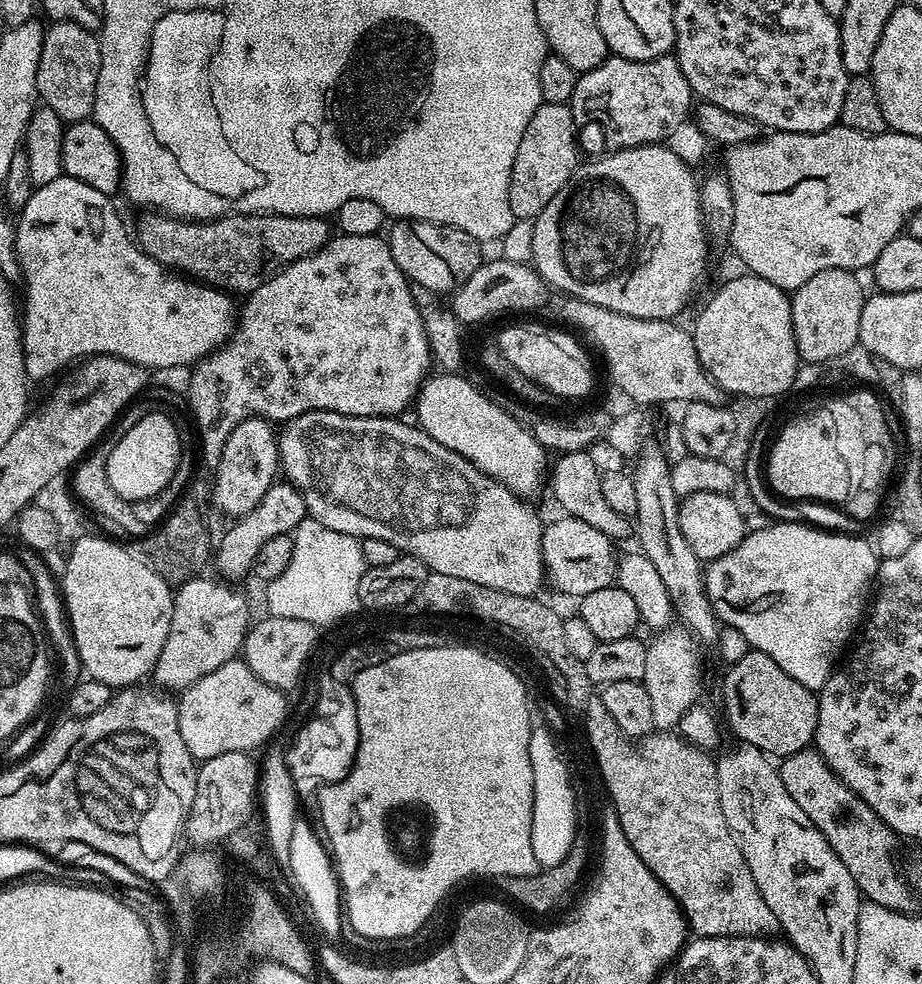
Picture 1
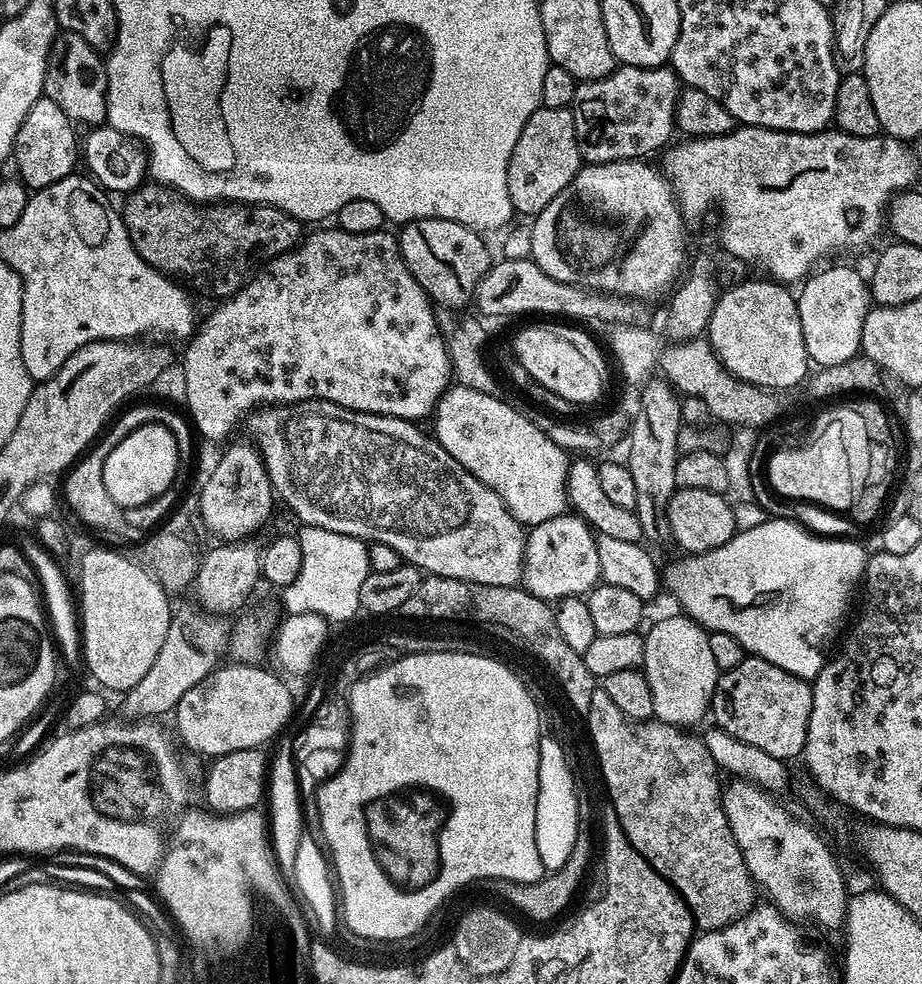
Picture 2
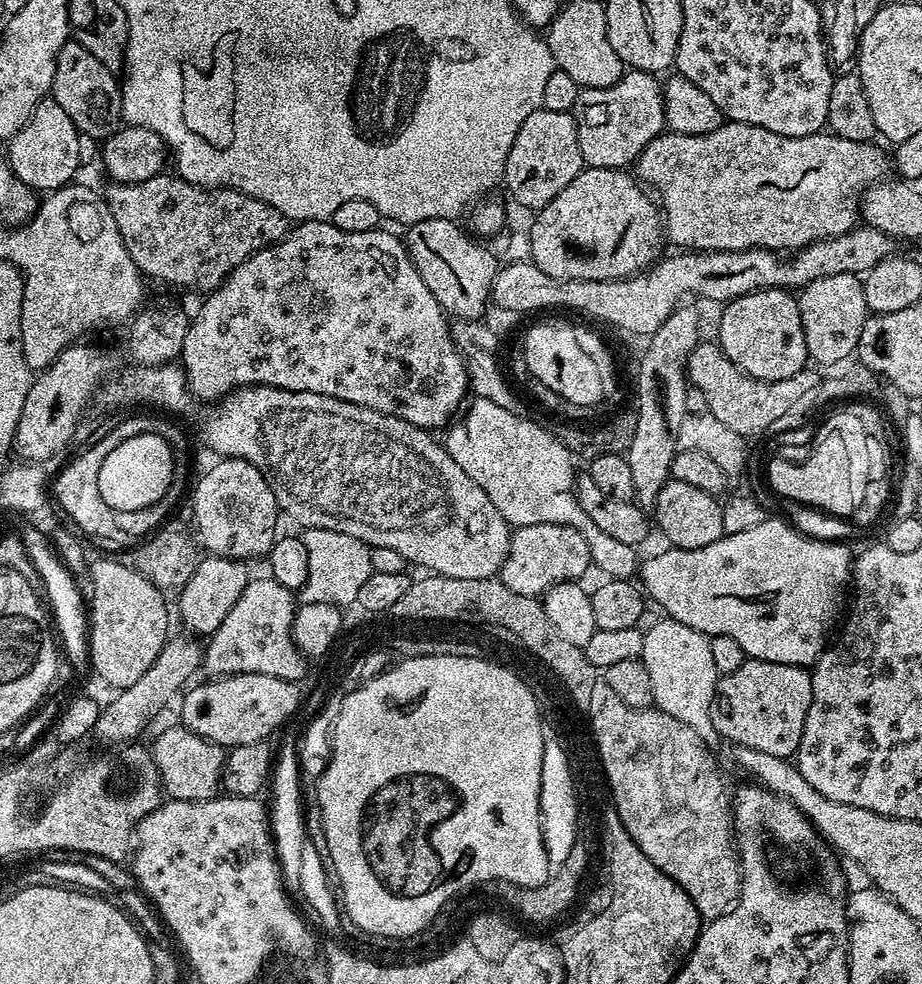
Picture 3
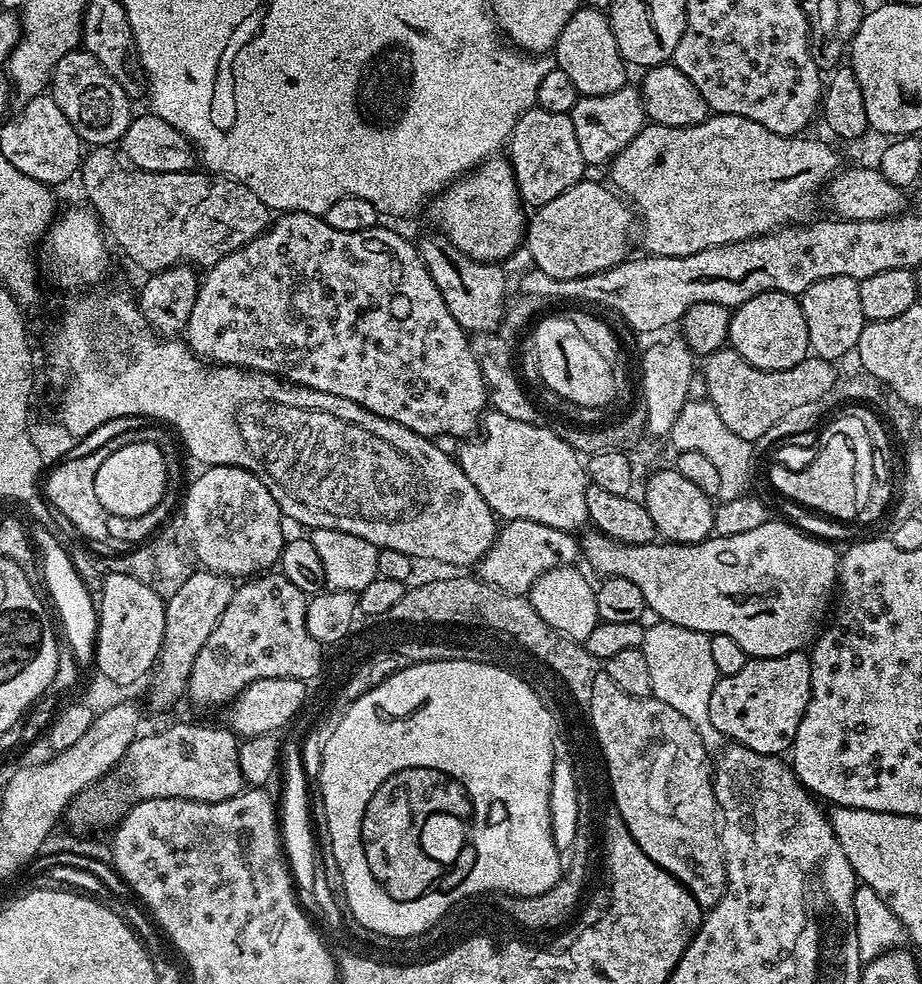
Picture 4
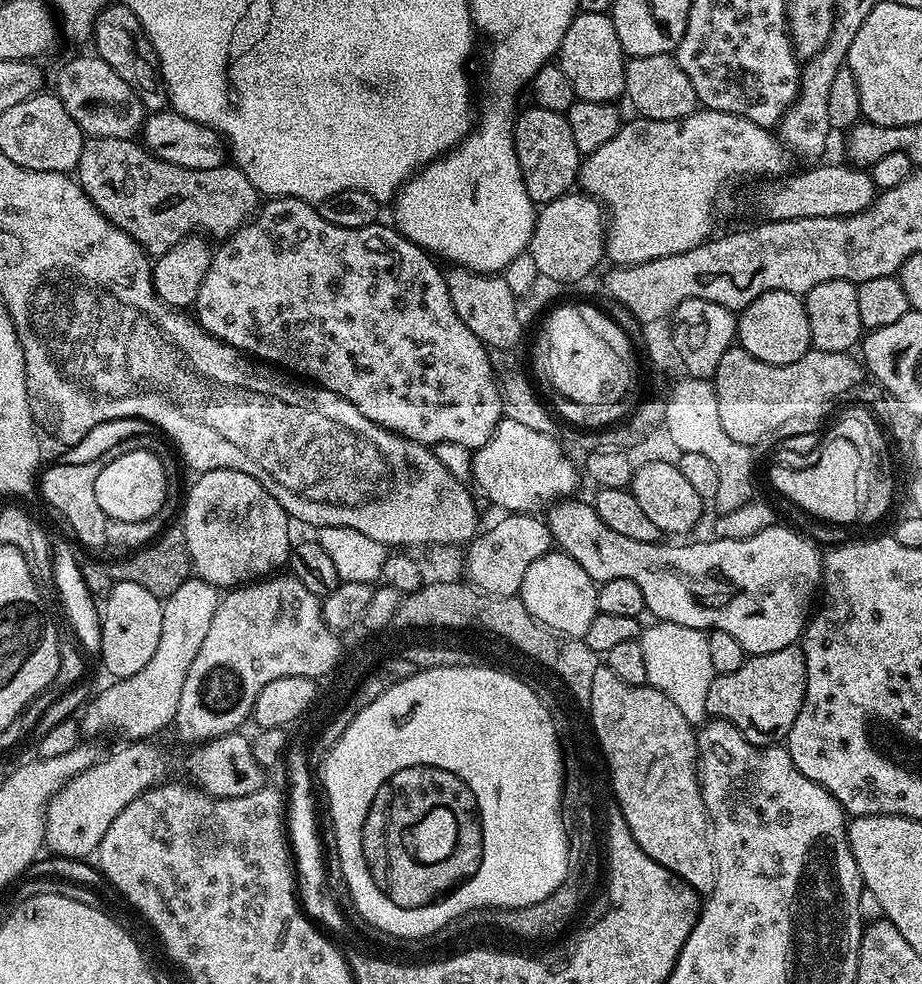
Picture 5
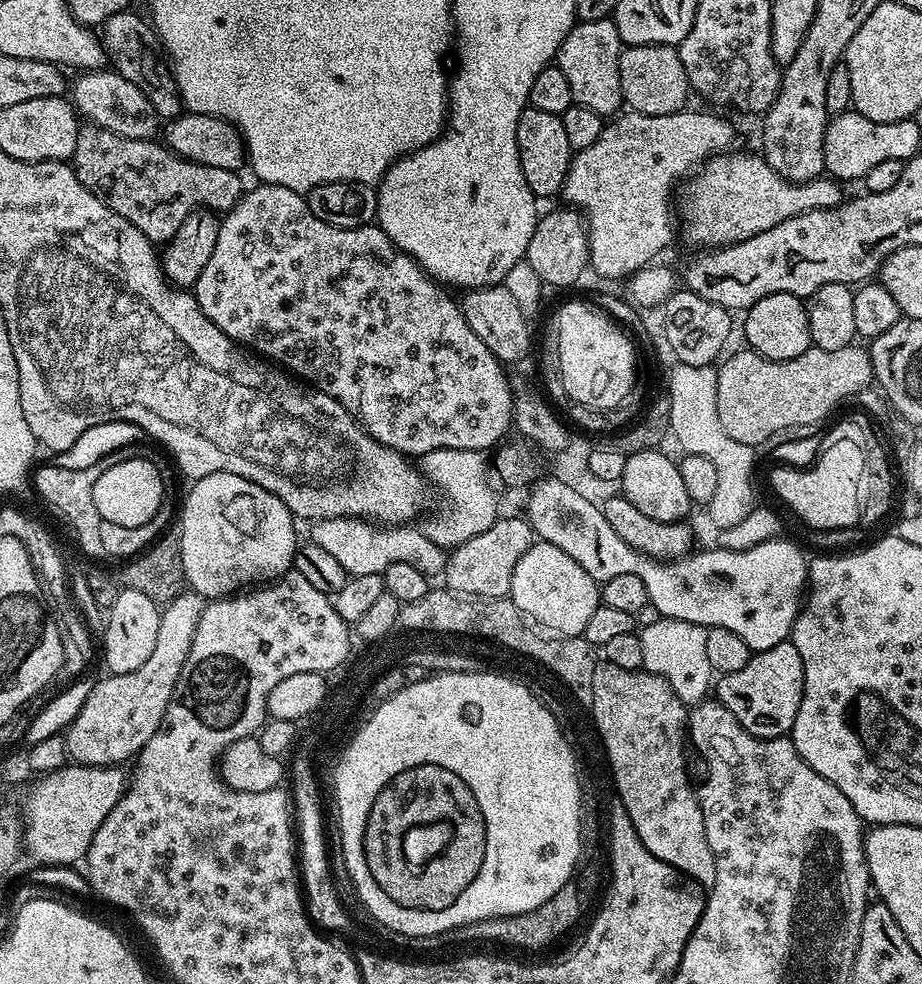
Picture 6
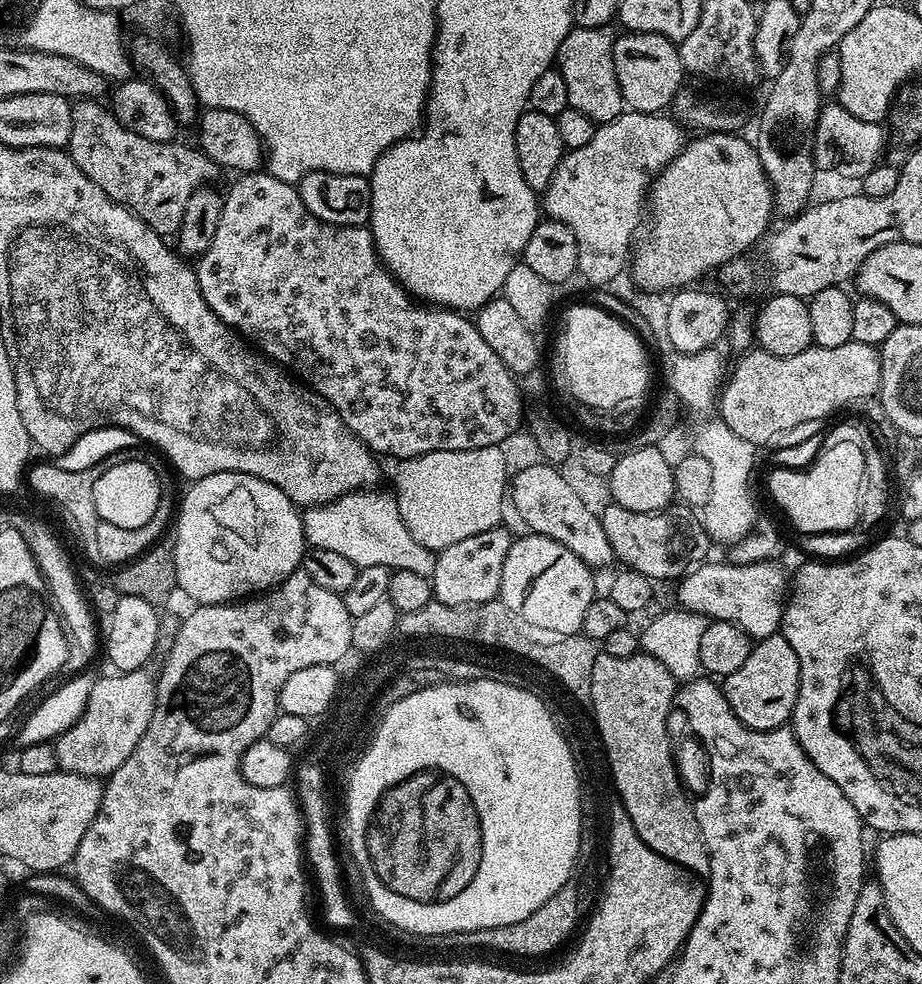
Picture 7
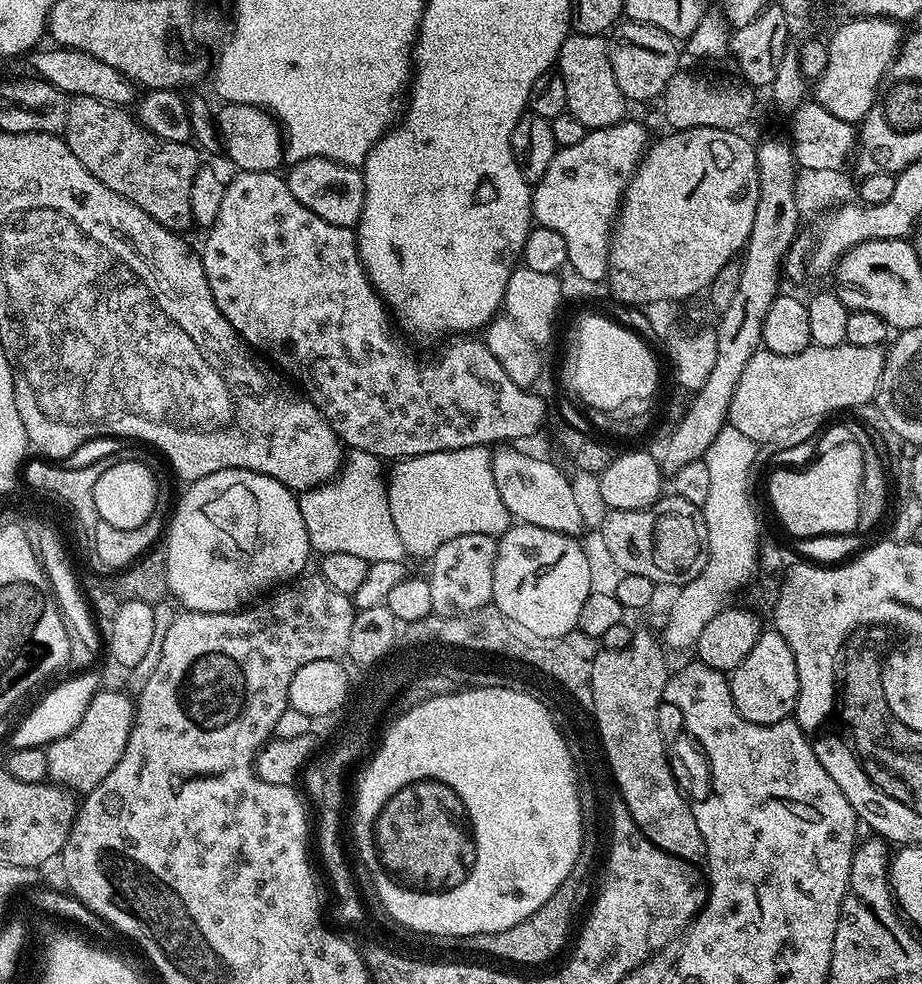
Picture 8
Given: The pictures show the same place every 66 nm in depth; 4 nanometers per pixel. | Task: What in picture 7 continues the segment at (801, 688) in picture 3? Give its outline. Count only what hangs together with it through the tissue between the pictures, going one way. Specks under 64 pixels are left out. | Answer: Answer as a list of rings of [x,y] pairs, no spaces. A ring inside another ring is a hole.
[[[783,634],[755,641],[750,650],[750,658],[746,658],[746,662],[742,662],[734,674],[723,677],[722,680],[724,697],[726,702],[730,702],[730,710],[734,710],[740,721],[754,730],[785,727],[791,721],[799,685],[798,654],[794,654],[794,649],[790,642],[786,642]]]

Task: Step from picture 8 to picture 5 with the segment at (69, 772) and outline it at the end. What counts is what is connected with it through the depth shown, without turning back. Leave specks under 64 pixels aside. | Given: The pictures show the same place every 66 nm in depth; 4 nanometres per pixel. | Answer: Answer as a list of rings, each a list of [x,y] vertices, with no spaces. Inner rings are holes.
[[[189,578],[162,600],[162,638],[158,638],[154,658],[150,658],[138,674],[117,679],[109,688],[102,689],[97,696],[95,693],[87,701],[82,712],[84,717],[80,716],[78,720],[85,737],[117,732],[125,736],[125,741],[144,742],[175,721],[186,674],[210,631],[210,621],[214,618],[214,610],[218,610],[221,595],[221,589],[214,585],[199,578]]]

